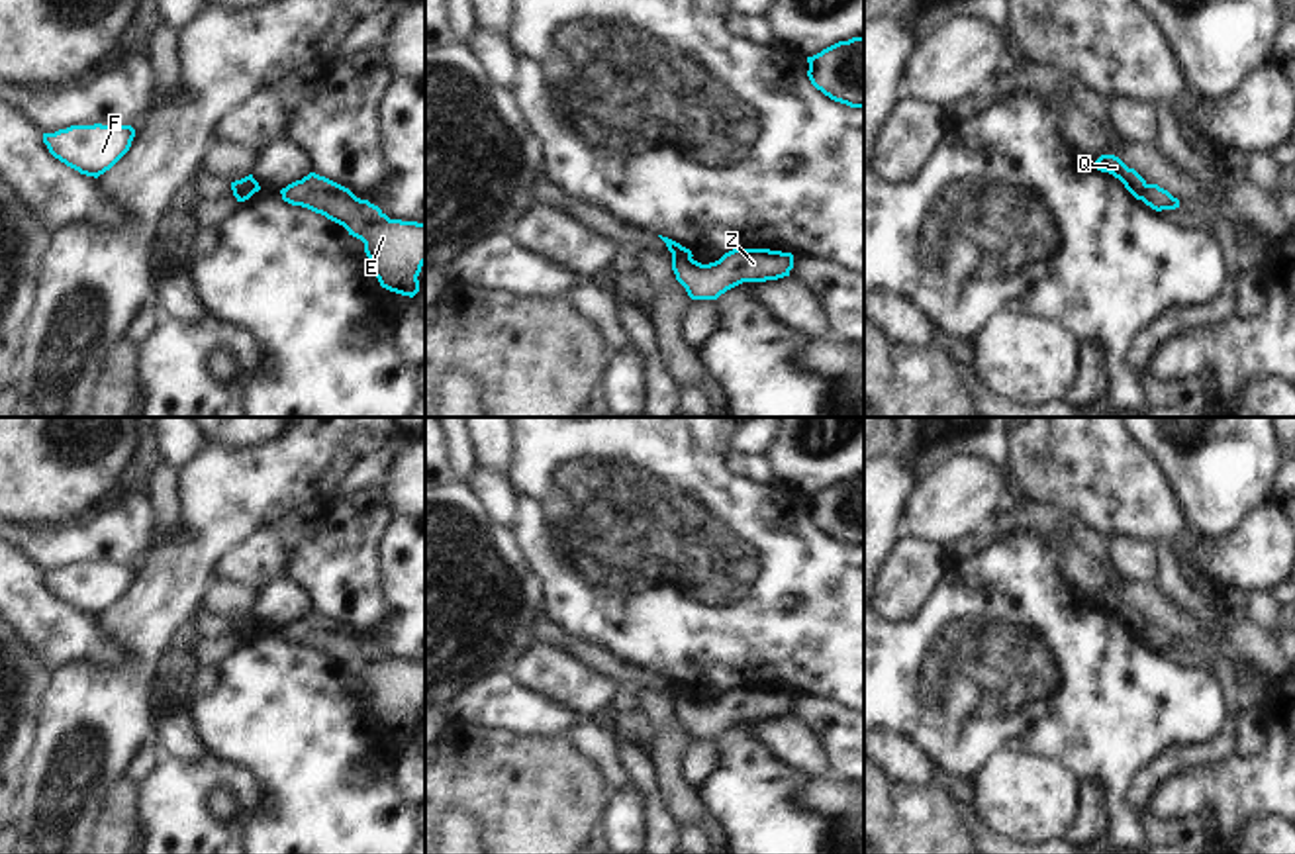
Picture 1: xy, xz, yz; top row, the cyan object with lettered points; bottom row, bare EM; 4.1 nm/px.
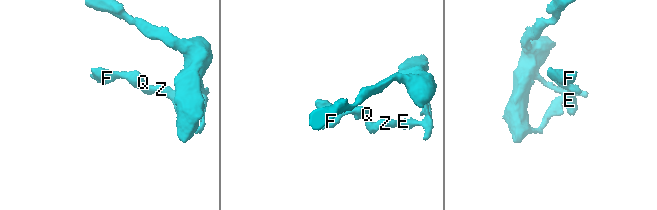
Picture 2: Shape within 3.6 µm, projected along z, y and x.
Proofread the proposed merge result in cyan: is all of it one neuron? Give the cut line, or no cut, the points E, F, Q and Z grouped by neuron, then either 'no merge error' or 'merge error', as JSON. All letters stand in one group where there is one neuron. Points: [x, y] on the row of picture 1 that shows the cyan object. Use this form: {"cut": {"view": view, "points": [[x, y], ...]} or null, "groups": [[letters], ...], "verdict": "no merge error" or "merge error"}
{"cut": {"view": "xz", "points": [[690, 257], [672, 259]]}, "groups": [["E", "Z"], ["F", "Q"]], "verdict": "merge error"}

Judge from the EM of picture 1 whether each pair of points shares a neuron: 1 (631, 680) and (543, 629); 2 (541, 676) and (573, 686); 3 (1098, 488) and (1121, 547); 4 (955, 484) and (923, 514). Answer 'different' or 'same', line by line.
1: same
2: same
3: different
4: same

